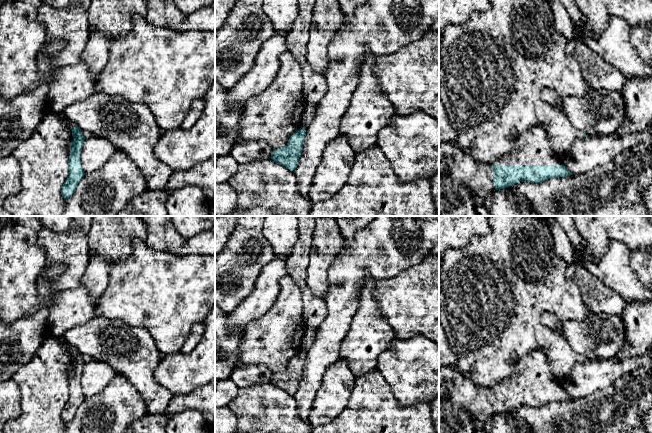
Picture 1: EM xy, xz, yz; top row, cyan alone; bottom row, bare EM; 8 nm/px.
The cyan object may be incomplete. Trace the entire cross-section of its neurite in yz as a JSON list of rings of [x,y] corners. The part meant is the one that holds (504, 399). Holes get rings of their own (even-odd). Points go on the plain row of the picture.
[[[533,350],[522,356],[515,364],[510,379],[493,388],[478,386],[460,371],[439,366],[439,388],[446,381],[451,381],[453,387],[448,398],[442,399],[439,395],[439,433],[487,433],[484,426],[494,414],[505,413],[519,406],[540,407],[573,399],[553,378],[547,356],[542,350]]]

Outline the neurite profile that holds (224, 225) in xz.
[[[215,216],[215,257],[224,249],[238,216]]]

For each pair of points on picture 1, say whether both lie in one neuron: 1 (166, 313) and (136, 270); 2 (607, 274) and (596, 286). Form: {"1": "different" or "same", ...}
{"1": "same", "2": "different"}

